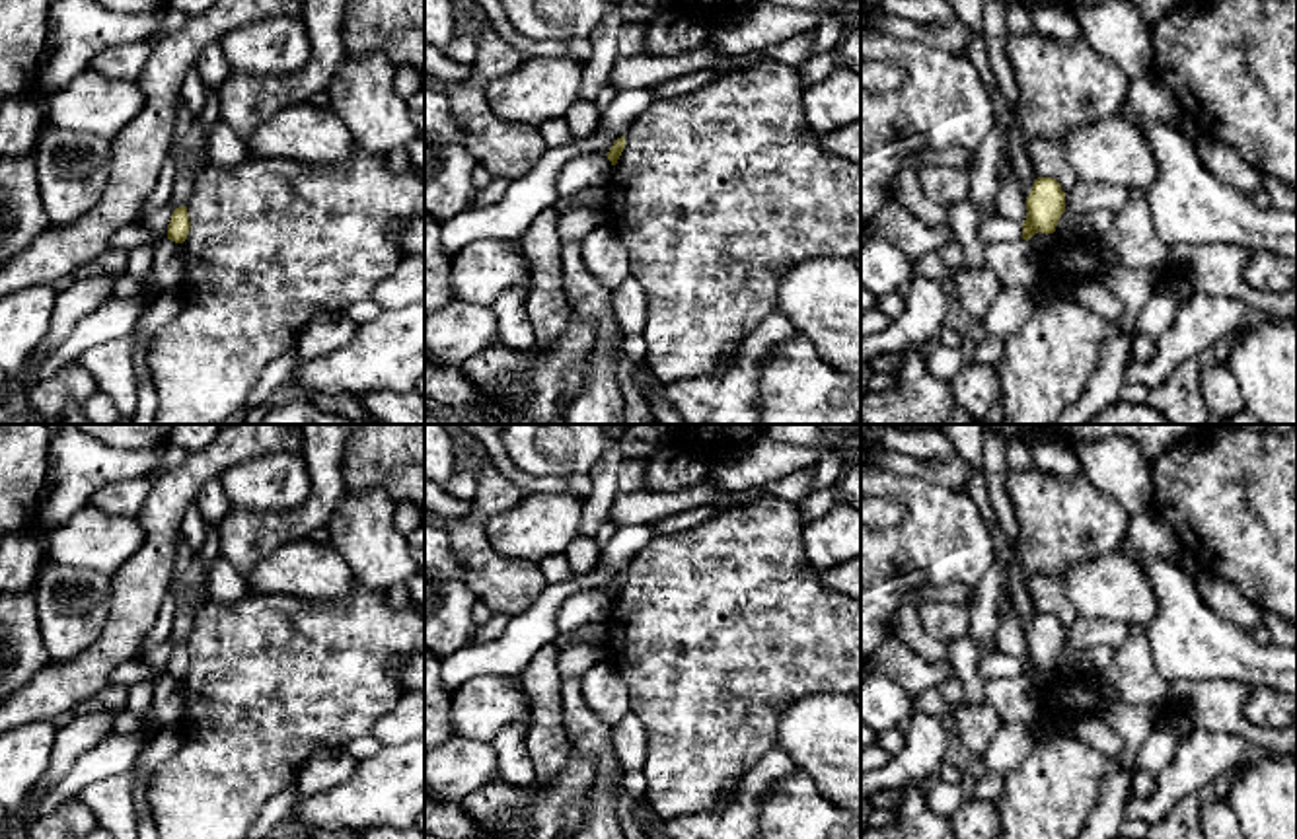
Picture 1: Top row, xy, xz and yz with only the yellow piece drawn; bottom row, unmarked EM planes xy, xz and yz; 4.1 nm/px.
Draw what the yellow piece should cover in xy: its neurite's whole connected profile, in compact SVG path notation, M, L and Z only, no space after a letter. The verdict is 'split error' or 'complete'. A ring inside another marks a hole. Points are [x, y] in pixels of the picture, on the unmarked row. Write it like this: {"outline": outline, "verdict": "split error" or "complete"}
{"outline": "M187 642L175 644L167 662L167 675L175 679L183 679L189 672L189 664L191 658L189 658Z", "verdict": "complete"}

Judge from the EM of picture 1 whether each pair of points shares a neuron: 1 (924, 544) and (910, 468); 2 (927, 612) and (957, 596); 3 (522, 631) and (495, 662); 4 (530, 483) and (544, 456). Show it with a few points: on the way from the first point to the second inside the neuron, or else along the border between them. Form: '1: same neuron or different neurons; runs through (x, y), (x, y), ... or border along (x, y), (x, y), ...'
1: different neurons; border along (881, 468), (892, 474), (920, 475), (955, 491)
2: different neurons; border along (922, 602), (966, 606)
3: same neuron; runs through (518, 639), (503, 655)
4: different neurons; border along (503, 444), (522, 470), (563, 477)

